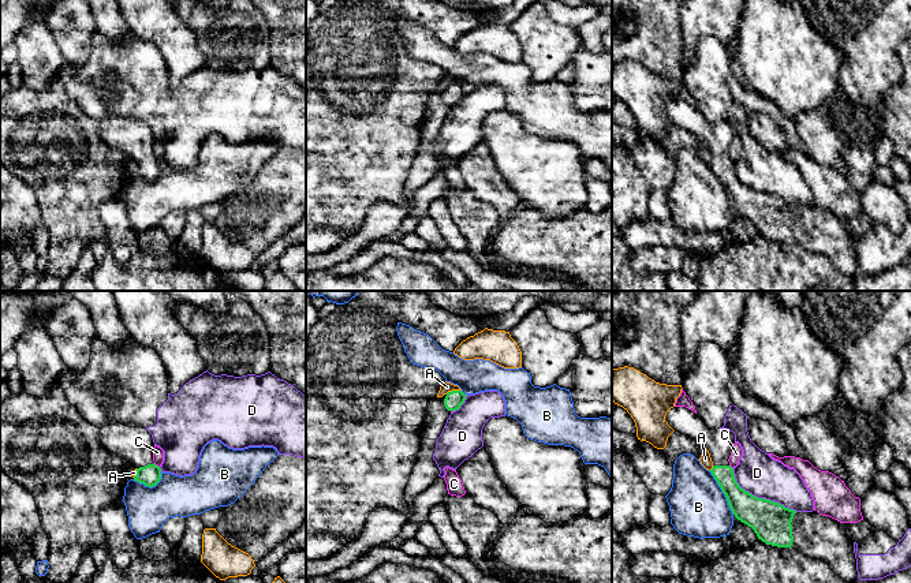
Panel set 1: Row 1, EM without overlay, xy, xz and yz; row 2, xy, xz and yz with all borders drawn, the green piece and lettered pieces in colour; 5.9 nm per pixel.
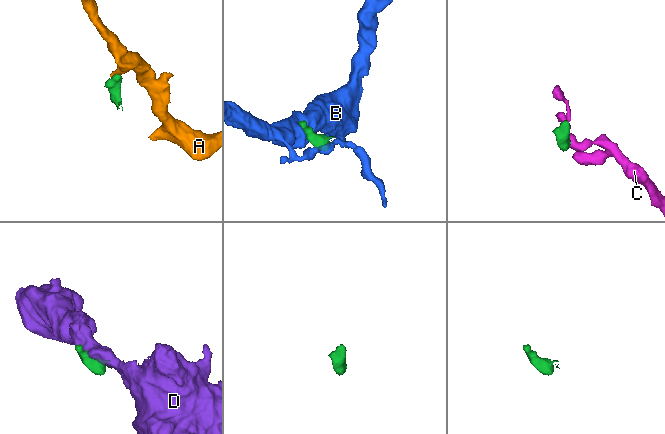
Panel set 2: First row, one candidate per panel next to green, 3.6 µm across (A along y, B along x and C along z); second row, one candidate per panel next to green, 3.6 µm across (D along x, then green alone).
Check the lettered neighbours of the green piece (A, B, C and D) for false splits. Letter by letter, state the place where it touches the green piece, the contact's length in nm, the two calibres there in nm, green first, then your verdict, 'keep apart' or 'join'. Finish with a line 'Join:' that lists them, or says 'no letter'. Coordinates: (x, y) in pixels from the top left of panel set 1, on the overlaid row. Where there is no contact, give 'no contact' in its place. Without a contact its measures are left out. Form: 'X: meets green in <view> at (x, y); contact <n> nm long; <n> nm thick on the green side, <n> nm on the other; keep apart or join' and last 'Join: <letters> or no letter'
A: meets green in xz at (452, 391); contact 100 nm long; 110 nm thick on the green side, 60 nm on the other; keep apart
B: meets green in yz at (723, 492); contact 300 nm long; 190 nm thick on the green side, 340 nm on the other; keep apart
C: meets green in xy at (155, 464); contact 50 nm long; 120 nm thick on the green side, 60 nm on the other; keep apart
D: meets green in yz at (760, 499); contact 460 nm long; 220 nm thick on the green side, 240 nm on the other; keep apart
Join: no letter

